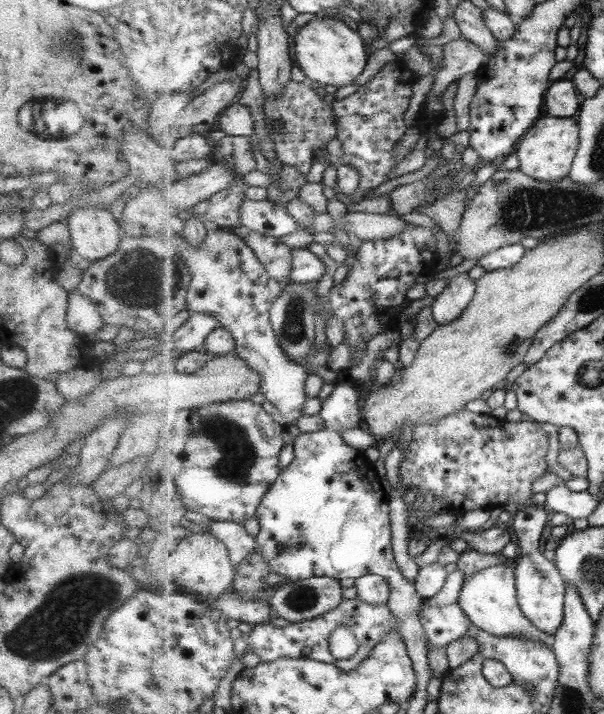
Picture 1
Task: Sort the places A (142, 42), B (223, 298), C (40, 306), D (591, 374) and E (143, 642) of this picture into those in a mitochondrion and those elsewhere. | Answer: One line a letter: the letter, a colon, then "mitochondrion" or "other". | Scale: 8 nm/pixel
A: other
B: other
C: other
D: mitochondrion
E: other

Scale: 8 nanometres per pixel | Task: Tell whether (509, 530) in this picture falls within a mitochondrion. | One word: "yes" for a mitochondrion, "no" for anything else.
no

